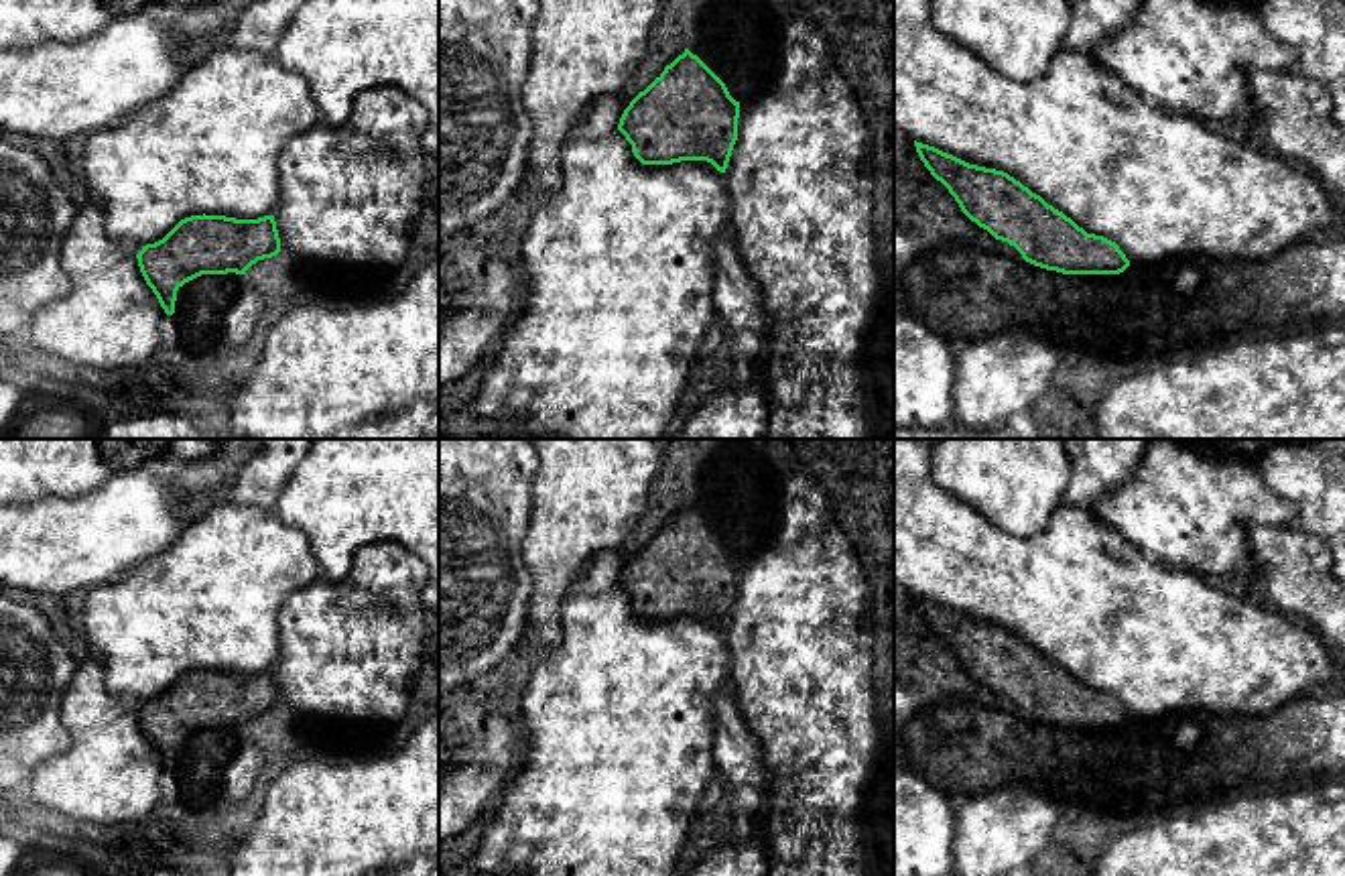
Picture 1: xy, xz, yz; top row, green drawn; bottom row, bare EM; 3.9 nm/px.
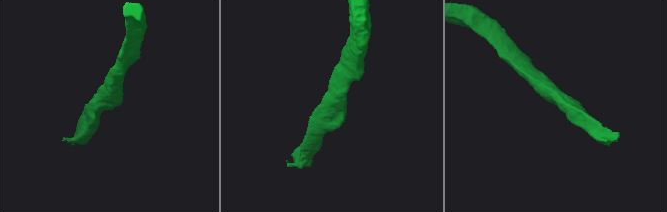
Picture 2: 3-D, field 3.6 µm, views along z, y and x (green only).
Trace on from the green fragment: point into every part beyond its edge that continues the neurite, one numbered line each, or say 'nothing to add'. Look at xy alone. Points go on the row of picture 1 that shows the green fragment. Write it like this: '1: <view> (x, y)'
1: xy (212, 145)

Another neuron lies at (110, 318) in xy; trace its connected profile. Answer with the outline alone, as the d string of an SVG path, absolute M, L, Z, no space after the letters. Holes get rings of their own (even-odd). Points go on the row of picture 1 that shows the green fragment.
M81 207L61 246L71 291L30 319L33 346L79 368L116 370L148 360L167 315L136 254L108 238L104 207Z

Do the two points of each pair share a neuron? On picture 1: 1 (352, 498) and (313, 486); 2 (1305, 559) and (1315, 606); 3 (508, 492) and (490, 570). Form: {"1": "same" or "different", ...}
{"1": "same", "2": "same", "3": "same"}

